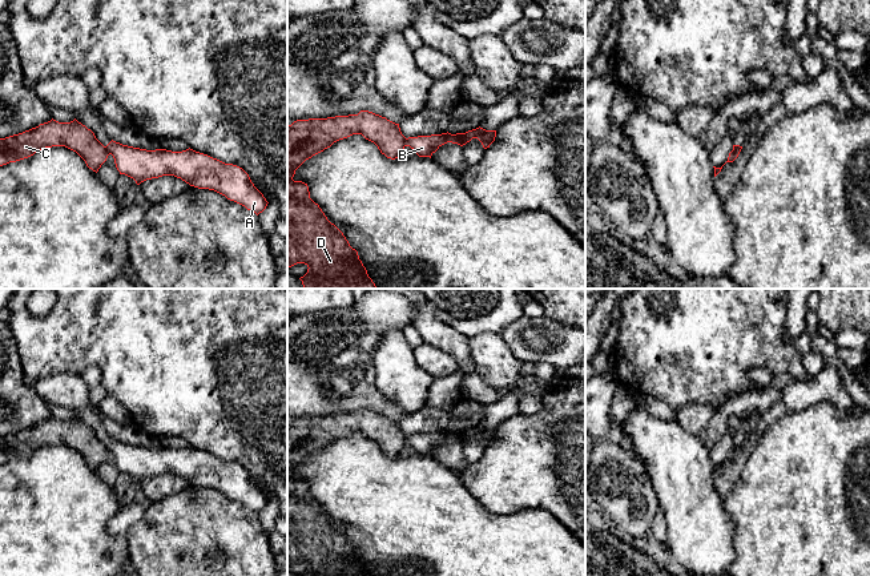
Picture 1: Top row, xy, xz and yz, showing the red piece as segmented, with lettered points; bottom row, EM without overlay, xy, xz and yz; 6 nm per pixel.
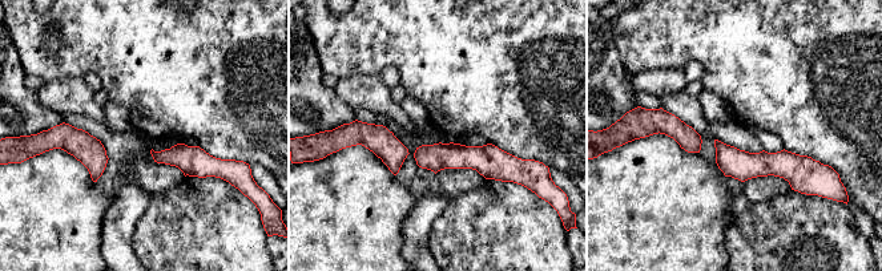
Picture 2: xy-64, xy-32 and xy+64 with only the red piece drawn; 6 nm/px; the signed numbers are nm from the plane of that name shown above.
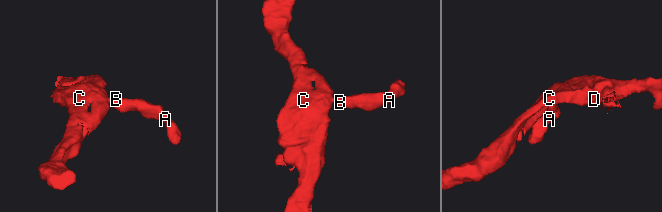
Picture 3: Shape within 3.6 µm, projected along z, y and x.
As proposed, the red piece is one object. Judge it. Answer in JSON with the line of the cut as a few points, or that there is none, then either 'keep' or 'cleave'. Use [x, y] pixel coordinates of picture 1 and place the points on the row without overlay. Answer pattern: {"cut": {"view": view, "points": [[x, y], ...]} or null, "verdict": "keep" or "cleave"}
{"cut": {"view": "xy", "points": [[104, 444], [109, 451]]}, "verdict": "cleave"}

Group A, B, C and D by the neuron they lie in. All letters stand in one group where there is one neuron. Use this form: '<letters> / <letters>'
A B / C D

